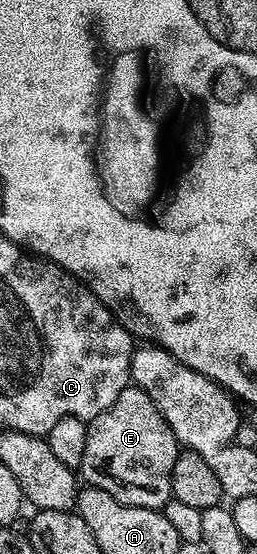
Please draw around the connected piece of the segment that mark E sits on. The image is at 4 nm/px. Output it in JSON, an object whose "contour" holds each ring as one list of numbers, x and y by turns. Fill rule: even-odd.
{"contour":[[129,386,121,390,121,394,117,394,117,402,113,402,113,406,101,410,101,414,97,414,87,424,85,458,81,458,78,471,87,479,86,483,90,487,105,490,105,494,113,494,113,498,117,498,122,504,159,510,172,499,171,475,180,451,179,441,169,422,165,422,161,410,157,410,157,406,153,404,153,398,149,398,145,390]]}

